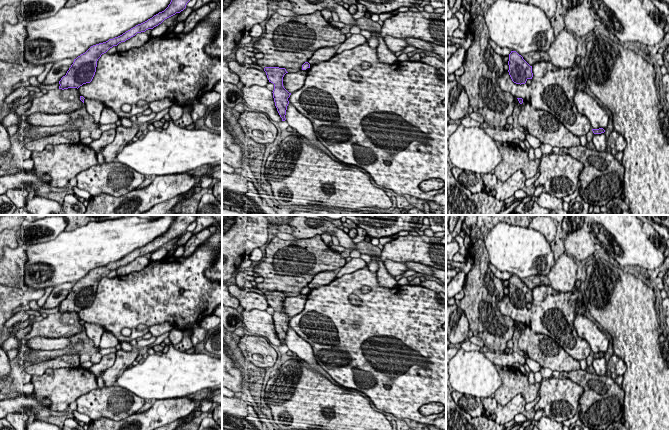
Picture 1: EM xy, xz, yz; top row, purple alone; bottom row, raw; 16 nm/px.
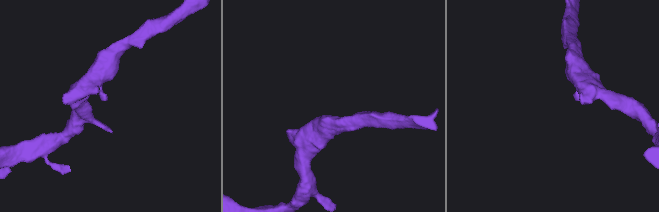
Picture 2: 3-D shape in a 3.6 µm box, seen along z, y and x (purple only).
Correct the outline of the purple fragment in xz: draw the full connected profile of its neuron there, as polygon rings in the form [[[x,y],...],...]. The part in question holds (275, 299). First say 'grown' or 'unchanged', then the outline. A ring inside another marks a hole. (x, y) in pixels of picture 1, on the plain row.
unchanged; [[[265,291],[264,295],[266,296],[269,306],[274,308],[274,314],[272,317],[275,330],[280,341],[282,342],[282,345],[285,345],[286,334],[289,328],[288,322],[290,321],[291,317],[284,312],[283,301],[288,296],[285,292],[279,291]]]

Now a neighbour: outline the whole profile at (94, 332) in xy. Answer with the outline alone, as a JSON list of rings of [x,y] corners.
[[[84,323],[84,329],[86,330],[87,336],[93,341],[94,348],[98,349],[100,345],[101,336],[105,329],[97,324]]]

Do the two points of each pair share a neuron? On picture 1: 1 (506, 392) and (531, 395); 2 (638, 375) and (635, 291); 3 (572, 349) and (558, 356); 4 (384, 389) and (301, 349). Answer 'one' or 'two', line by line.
1: one
2: one
3: two
4: two

